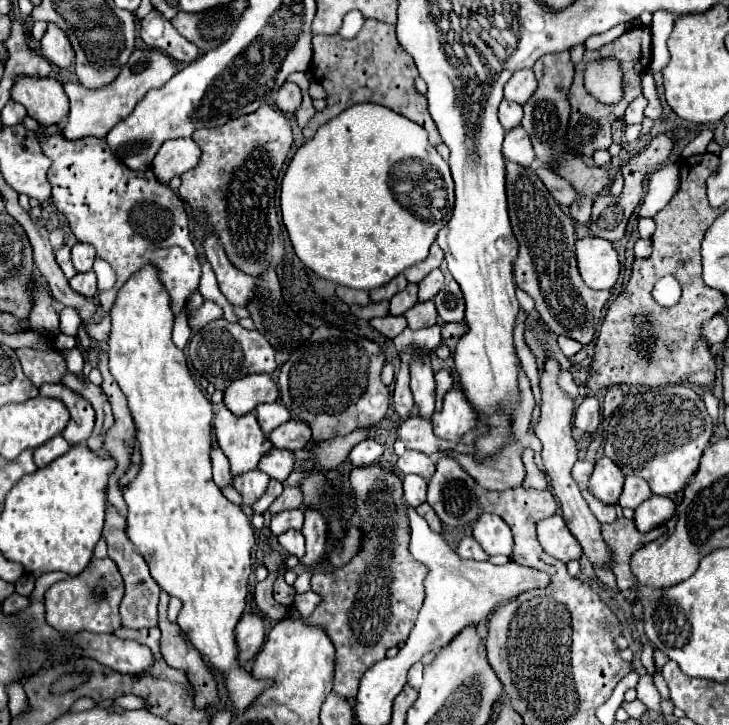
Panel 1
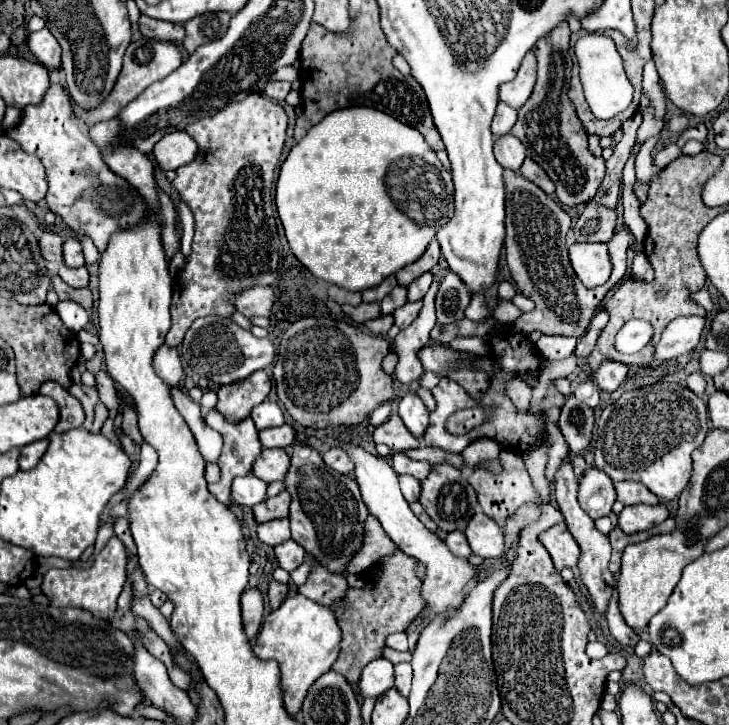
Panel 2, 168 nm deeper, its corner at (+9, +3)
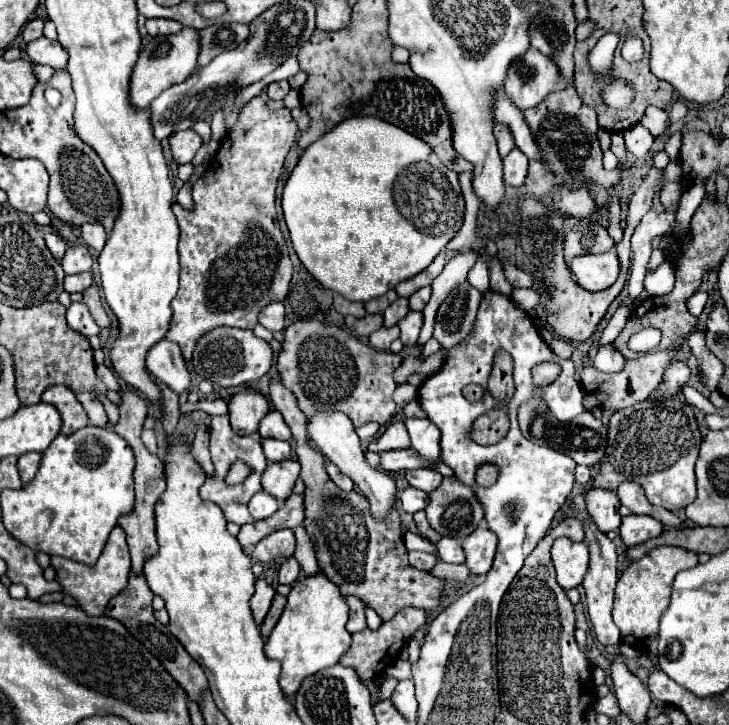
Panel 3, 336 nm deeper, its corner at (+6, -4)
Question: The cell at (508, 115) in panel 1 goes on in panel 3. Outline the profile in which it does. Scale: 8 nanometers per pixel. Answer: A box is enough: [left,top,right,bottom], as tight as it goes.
[494,124,514,158]

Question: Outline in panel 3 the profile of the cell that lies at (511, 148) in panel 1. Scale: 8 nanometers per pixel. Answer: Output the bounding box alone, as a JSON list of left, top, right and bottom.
[504,148,528,188]

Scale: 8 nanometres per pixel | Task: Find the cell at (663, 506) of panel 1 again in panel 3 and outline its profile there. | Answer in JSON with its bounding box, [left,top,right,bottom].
[620,514,664,548]

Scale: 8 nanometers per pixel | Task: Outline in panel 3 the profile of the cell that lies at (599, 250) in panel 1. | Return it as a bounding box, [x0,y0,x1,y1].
[570,250,620,292]

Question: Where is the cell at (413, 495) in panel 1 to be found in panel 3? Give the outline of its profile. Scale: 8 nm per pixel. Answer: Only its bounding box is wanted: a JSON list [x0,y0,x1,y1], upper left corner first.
[400,486,428,514]

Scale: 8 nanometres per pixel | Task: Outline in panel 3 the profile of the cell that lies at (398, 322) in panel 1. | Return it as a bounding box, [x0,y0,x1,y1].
[368,326,400,350]

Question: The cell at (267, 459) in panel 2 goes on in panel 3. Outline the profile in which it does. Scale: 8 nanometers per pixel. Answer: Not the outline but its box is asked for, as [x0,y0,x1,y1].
[262,460,300,502]

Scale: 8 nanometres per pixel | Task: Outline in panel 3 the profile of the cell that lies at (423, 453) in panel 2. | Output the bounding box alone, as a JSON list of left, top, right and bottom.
[380,448,424,474]

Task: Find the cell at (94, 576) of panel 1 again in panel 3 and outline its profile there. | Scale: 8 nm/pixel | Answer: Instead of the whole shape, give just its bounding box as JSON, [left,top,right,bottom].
[50,526,130,616]

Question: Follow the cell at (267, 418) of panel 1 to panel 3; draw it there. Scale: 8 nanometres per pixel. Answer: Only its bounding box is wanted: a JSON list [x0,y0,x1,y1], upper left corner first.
[260,410,292,440]

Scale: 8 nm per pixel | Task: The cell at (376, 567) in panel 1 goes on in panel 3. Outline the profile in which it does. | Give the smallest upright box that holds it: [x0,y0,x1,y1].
[340,608,426,682]

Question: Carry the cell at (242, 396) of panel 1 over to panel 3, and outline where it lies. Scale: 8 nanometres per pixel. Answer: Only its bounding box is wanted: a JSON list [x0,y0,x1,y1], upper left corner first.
[228,390,270,434]

